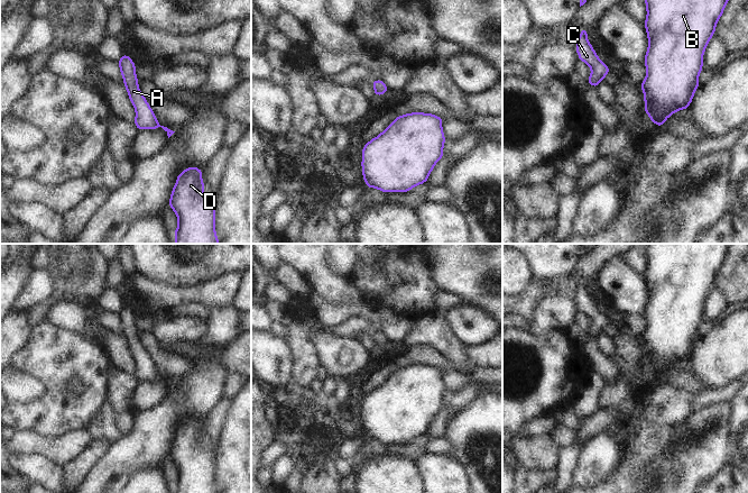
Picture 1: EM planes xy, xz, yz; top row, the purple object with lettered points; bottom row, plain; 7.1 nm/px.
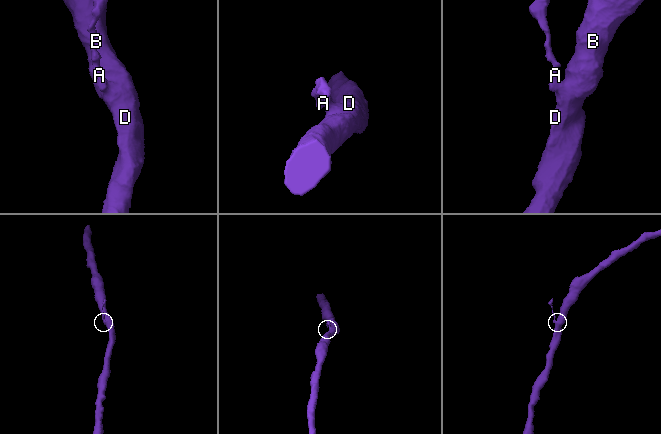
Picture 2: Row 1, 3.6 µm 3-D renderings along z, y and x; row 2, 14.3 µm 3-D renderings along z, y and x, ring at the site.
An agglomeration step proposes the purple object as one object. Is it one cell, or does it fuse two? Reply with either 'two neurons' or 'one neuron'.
one neuron

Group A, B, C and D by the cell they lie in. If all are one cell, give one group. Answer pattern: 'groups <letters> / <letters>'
groups A B C D

